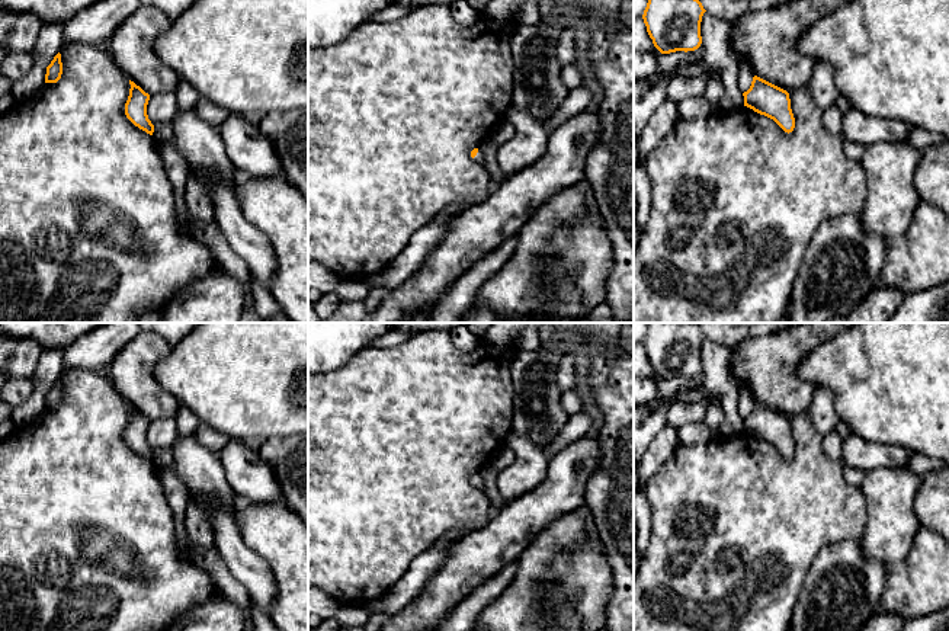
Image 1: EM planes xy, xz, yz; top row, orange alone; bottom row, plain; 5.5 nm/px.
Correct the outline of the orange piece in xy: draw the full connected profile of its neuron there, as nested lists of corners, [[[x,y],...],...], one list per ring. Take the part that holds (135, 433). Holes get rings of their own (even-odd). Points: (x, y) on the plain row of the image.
[[[129,406],[131,414],[129,422],[125,429],[125,441],[126,443],[140,455],[153,461],[154,451],[148,445],[147,430],[150,426],[150,420],[145,419],[140,411]]]

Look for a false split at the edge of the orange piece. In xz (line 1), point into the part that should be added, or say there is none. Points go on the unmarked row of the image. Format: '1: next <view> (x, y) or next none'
1: next xz (480, 483)

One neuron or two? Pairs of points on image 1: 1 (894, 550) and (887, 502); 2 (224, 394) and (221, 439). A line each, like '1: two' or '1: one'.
1: one
2: two

